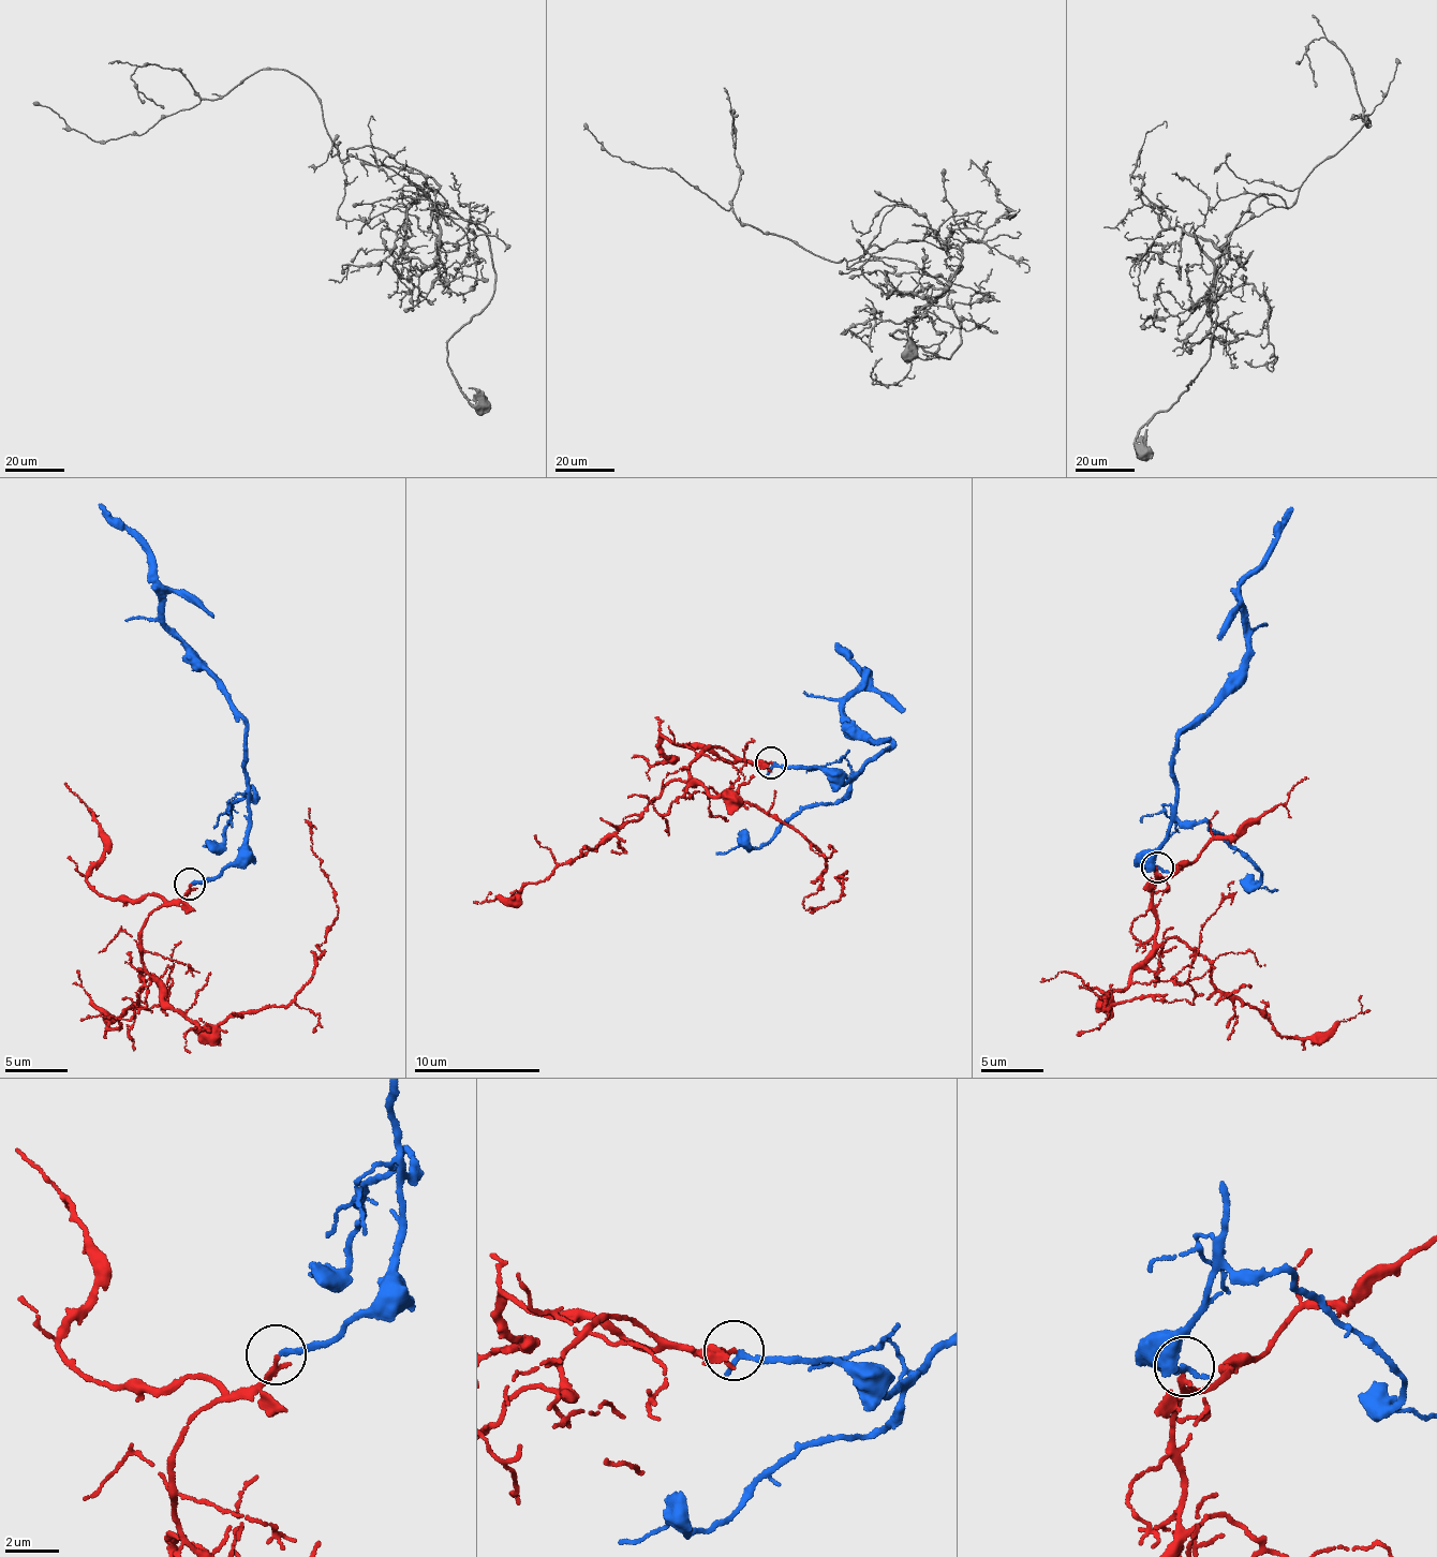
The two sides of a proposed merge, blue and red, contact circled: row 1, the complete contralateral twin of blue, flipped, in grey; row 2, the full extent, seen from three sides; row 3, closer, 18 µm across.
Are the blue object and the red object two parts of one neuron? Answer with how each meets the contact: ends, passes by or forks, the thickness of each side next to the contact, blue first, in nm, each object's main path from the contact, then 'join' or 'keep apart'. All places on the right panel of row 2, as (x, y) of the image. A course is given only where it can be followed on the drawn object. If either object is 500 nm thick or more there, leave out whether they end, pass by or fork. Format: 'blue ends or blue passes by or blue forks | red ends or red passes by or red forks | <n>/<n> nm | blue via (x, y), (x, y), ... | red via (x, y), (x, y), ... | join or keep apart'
blue ends | red ends | 220/180 nm | blue via (1157, 866), (1141, 861), (1170, 826), (1174, 744), (1216, 705), (1244, 656), (1241, 583), (1263, 566), (1289, 507) | red via (1157, 866), (1151, 953), (1126, 984), (1102, 999), (1106, 1008), (1193, 1002), (1188, 970), (1206, 918), (1232, 881) | join

